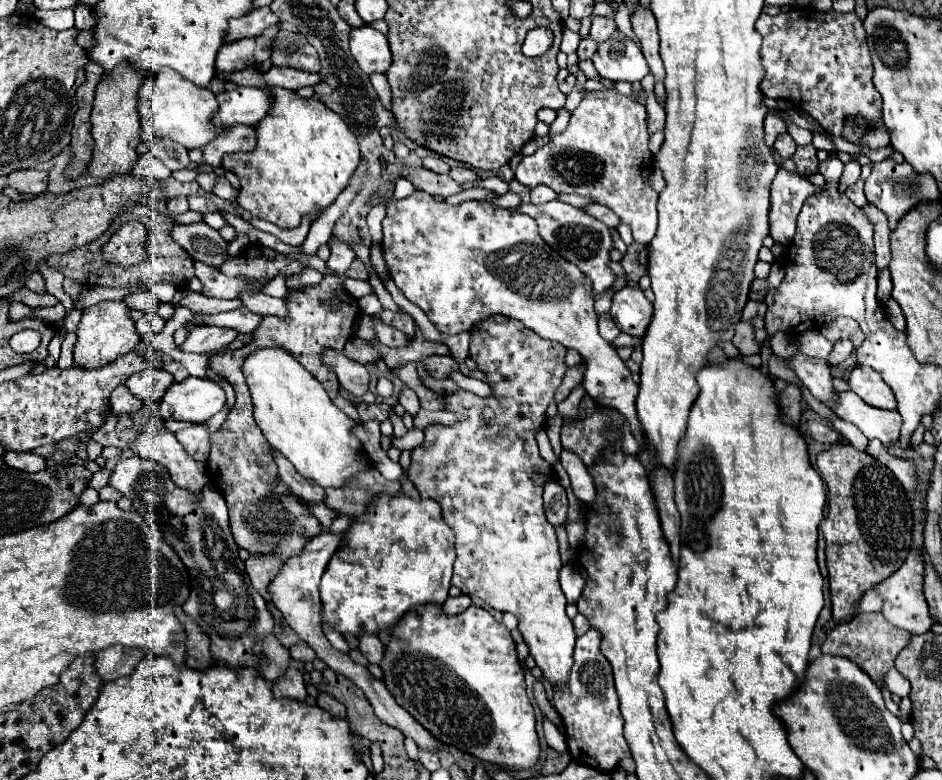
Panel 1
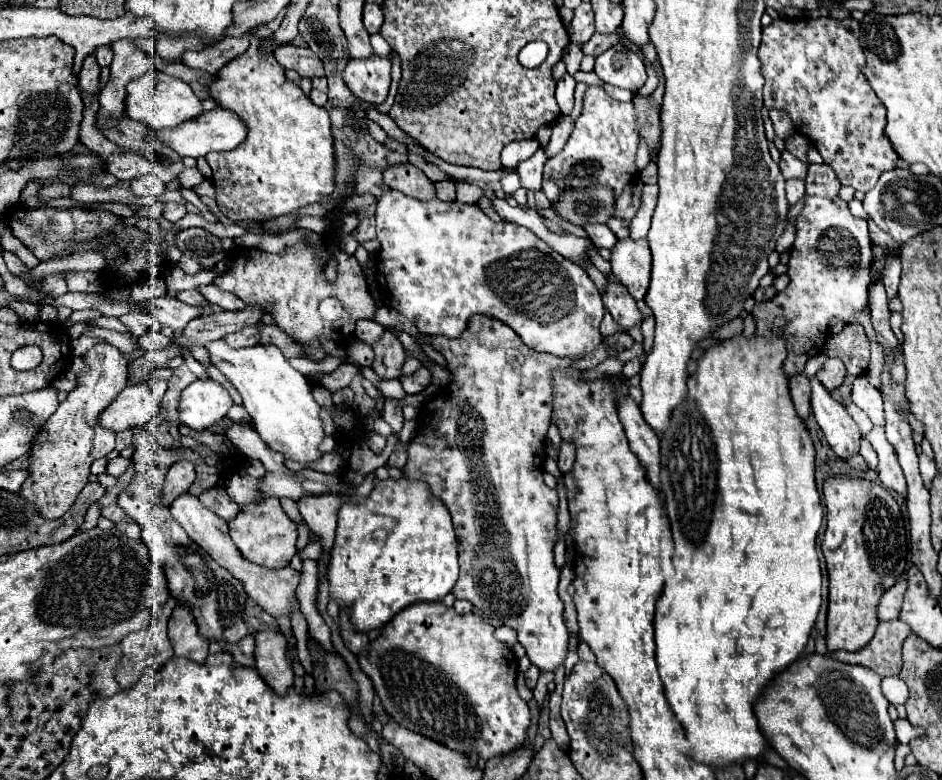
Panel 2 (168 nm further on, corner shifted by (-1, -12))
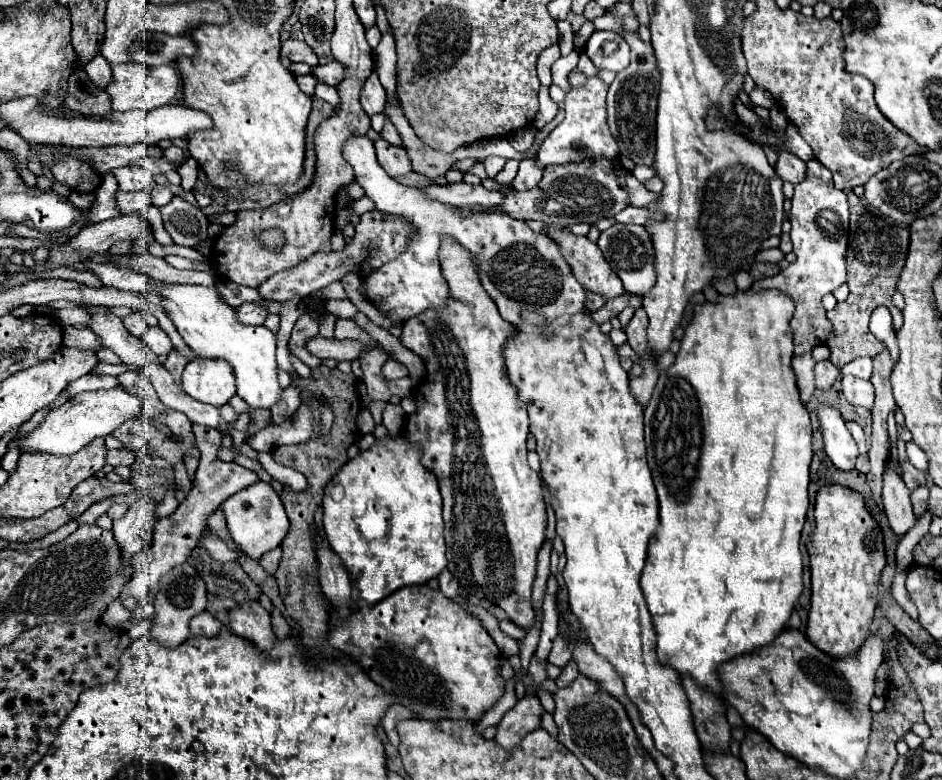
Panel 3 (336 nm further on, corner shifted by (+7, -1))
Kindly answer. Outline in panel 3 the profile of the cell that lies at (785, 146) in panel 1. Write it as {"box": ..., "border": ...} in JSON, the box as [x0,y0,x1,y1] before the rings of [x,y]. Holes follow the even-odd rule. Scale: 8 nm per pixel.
{"box":[775,153,807,185],"border":[[[779,153],[779,161],[777,161],[775,171],[783,181],[789,181],[789,183],[797,185],[799,181],[803,181],[807,177],[805,169],[807,167],[799,157],[795,157],[791,153]]]}

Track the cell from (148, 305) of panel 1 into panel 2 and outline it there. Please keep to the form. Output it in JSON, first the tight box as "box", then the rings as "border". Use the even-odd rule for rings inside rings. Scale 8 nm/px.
{"box":[119,312,161,336],"border":[[[131,312],[131,314],[125,314],[119,318],[133,336],[143,336],[147,332],[159,332],[161,330],[161,324],[153,318],[153,316],[147,316],[147,312]]]}

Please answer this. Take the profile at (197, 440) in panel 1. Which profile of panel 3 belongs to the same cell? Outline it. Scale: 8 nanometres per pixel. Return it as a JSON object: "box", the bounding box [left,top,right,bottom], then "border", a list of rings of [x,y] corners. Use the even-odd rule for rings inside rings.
{"box":[113,501,155,563],"border":[[[135,501],[127,515],[113,521],[113,535],[121,547],[121,557],[129,563],[135,553],[145,545],[145,539],[151,537],[149,529],[153,527],[155,505],[151,501]]]}

